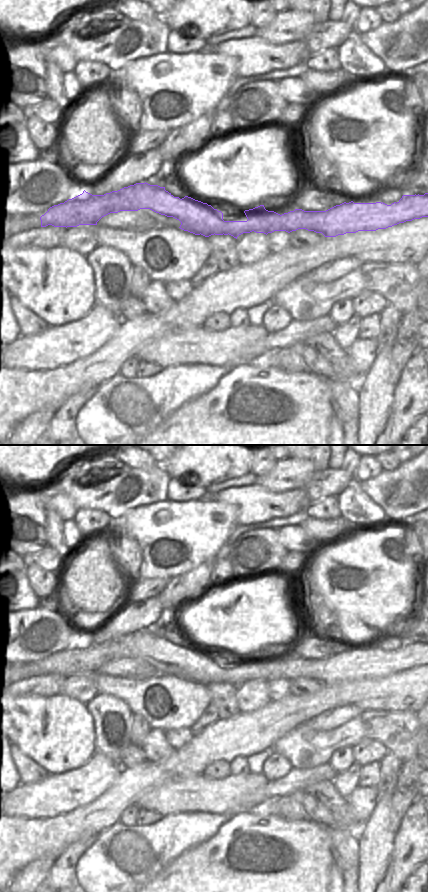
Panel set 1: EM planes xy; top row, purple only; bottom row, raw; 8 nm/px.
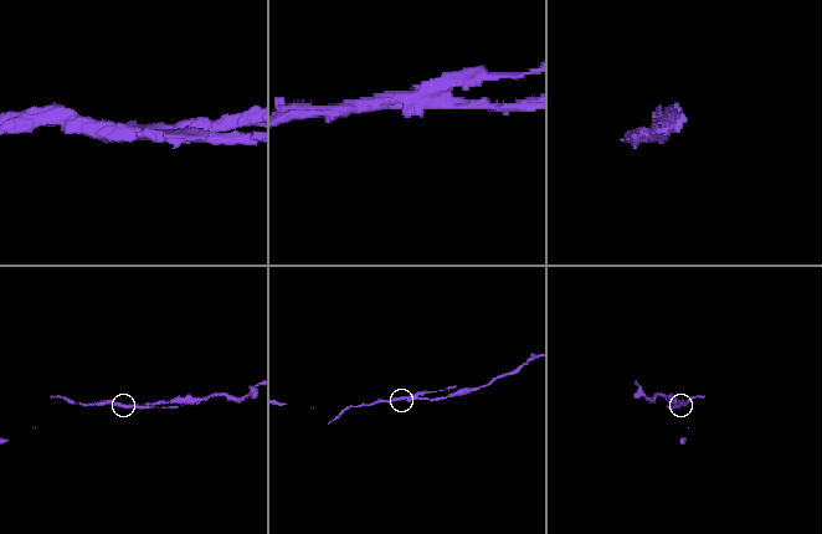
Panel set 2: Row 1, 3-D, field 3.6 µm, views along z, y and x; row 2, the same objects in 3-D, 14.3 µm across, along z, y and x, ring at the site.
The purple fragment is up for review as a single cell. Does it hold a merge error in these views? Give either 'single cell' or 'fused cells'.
fused cells

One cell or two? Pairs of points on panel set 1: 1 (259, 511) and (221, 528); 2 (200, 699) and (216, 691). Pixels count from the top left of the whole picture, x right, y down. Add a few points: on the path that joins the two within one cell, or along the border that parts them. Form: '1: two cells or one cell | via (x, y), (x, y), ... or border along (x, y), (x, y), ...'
1: two cells | border along (222, 502), (231, 505), (236, 510), (237, 524)
2: two cells | border along (206, 685), (210, 694), (211, 704)

